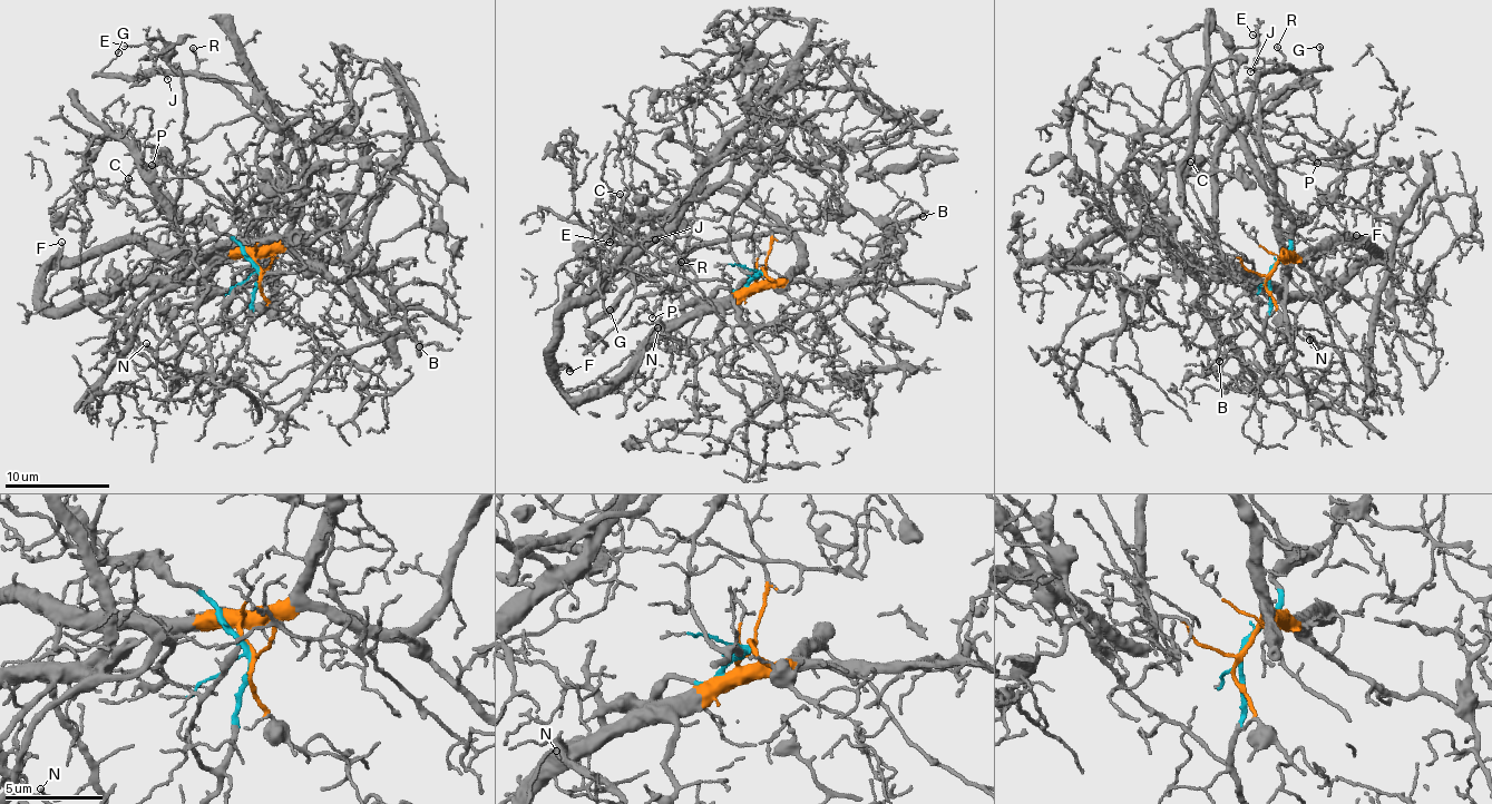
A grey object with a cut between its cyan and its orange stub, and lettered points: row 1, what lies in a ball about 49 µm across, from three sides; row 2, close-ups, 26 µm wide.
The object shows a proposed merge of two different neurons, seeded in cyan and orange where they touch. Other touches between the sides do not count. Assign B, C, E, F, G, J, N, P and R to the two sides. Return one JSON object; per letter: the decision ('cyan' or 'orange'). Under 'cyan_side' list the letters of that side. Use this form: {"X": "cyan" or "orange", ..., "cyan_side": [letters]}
{"B": "orange", "C": "cyan", "E": "cyan", "F": "orange", "G": "orange", "J": "cyan", "N": "orange", "P": "cyan", "R": "orange", "cyan_side": ["C", "E", "J", "P"]}

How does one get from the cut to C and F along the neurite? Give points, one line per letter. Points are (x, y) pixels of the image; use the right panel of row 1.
C: (1270, 272), (1290, 246), (1286, 237), (1299, 219), (1271, 186), (1249, 166), (1238, 167), (1220, 182), (1190, 163)
F: (1270, 272), (1283, 258), (1358, 239), (1381, 257), (1347, 272), (1346, 265), (1352, 257), (1357, 234)

